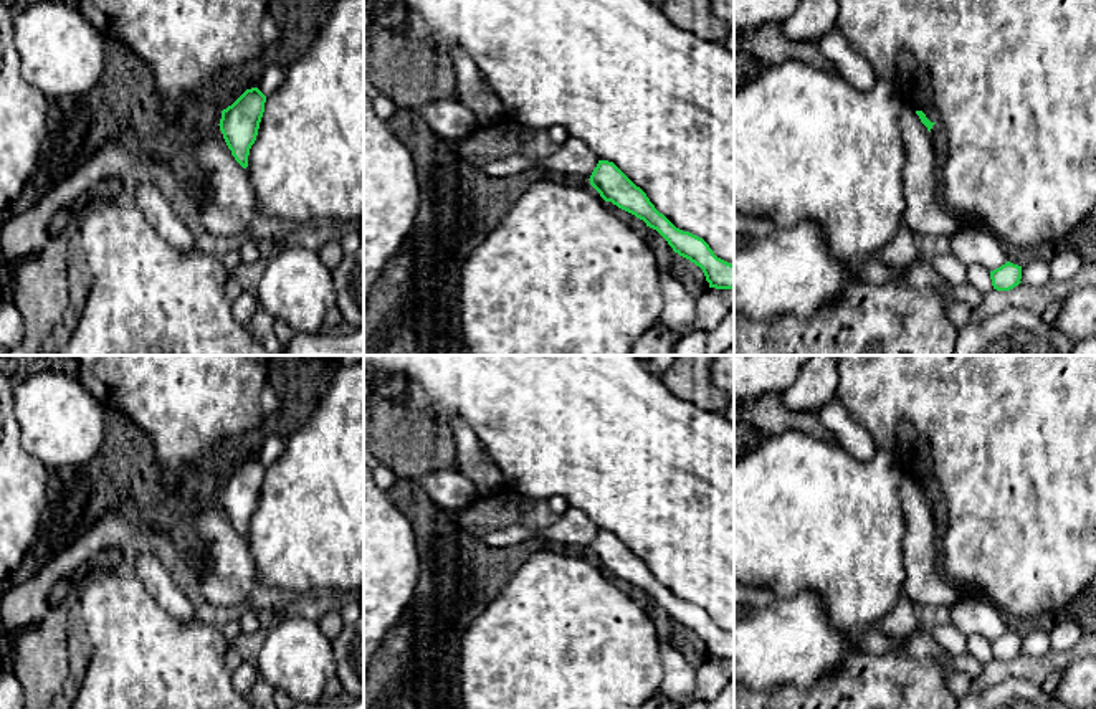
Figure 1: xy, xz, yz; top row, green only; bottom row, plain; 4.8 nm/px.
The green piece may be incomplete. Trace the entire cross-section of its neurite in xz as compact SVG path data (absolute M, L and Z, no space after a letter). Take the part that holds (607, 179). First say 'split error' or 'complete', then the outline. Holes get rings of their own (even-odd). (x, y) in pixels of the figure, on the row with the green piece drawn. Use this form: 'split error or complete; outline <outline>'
complete; outline M598 160L589 180L605 202L643 220L674 253L699 266L709 288L734 291L734 264L717 258L703 238L676 228L613 162Z

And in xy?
complete; outline M251 88L222 111L220 131L231 155L243 169L248 167L250 149L258 136L264 102L266 96L258 88Z

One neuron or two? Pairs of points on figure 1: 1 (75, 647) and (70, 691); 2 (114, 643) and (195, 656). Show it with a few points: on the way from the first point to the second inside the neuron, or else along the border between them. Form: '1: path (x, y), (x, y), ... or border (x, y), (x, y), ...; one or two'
1: path (76, 658), (76, 675), (73, 680); one
2: path (134, 647), (144, 656), (176, 656); one

